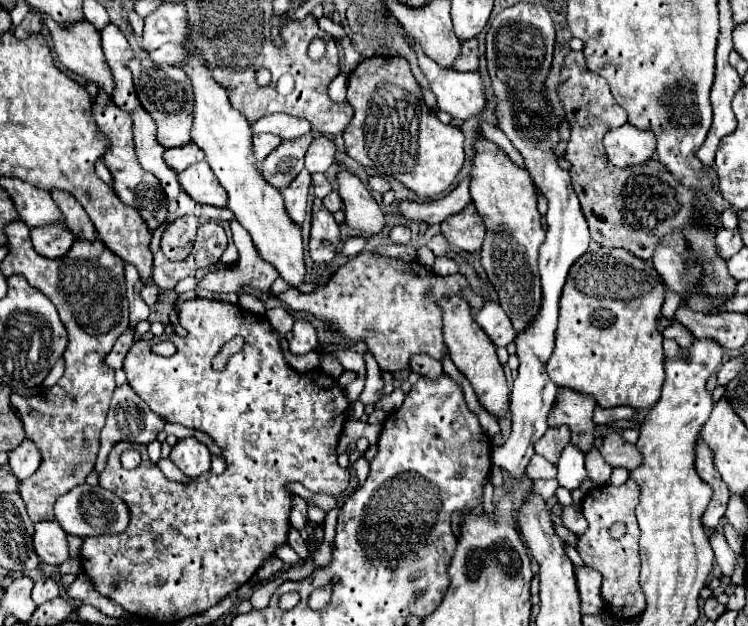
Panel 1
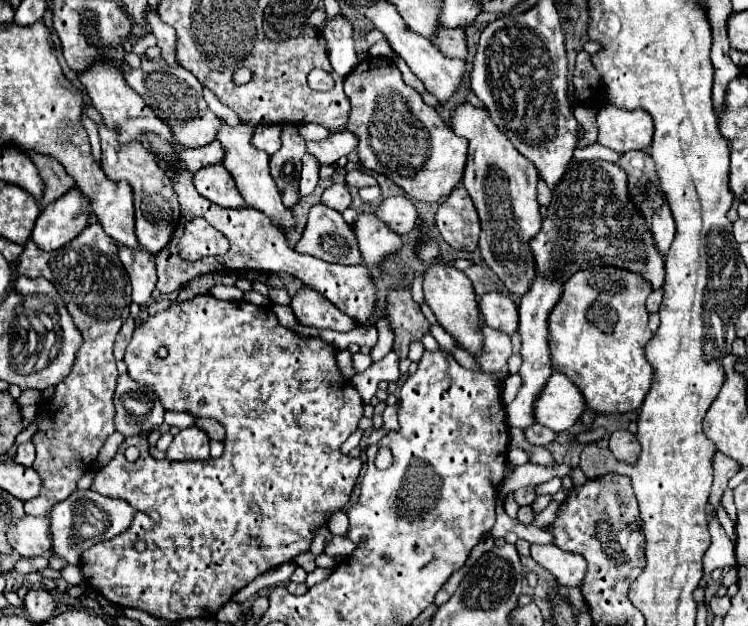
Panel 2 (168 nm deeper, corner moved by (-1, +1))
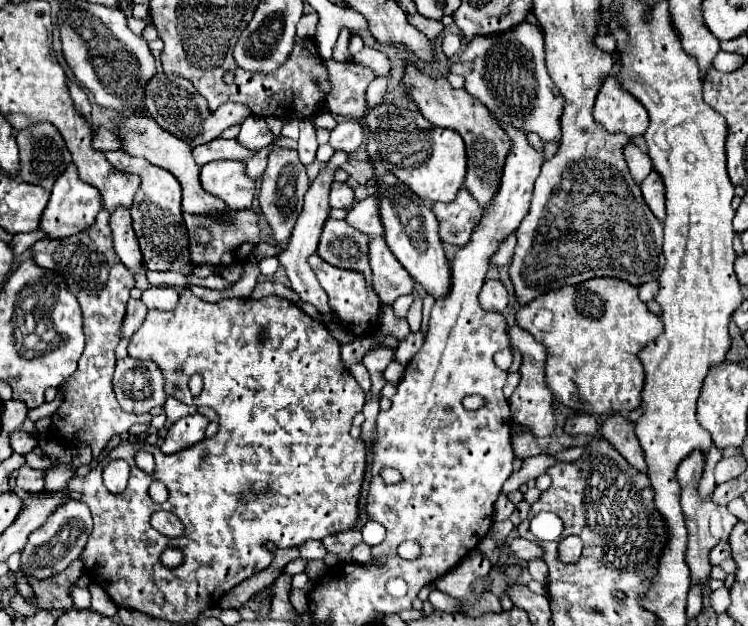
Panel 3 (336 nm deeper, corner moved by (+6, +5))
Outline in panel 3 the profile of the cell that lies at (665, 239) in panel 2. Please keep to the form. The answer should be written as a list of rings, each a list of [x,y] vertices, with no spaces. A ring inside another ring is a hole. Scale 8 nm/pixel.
[[[651,170],[651,174],[643,180],[641,192],[643,192],[643,198],[645,198],[647,206],[651,208],[651,212],[659,220],[663,220],[665,218],[665,186],[663,186],[661,176],[655,170]]]

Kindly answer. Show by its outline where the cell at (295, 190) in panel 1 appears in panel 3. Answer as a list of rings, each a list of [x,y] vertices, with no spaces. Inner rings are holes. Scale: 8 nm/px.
[[[299,118],[299,158],[305,166],[309,166],[315,160],[315,150],[317,150],[317,136],[315,136],[315,124],[313,118]]]

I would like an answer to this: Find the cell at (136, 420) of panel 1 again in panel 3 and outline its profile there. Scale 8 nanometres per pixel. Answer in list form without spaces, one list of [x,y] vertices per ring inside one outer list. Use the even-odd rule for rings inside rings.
[[[131,356],[119,358],[117,368],[113,374],[113,390],[117,394],[117,400],[125,412],[135,412],[135,414],[145,414],[153,406],[163,406],[167,400],[167,394],[163,390],[165,378],[159,366],[153,360],[137,360]]]

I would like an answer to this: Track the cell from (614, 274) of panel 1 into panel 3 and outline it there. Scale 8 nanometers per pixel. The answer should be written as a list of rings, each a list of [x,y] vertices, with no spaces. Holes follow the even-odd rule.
[[[593,278],[579,286],[565,286],[563,290],[543,294],[531,306],[521,308],[515,314],[515,320],[521,328],[531,332],[539,344],[547,348],[545,382],[561,404],[577,412],[587,410],[591,414],[627,414],[641,406],[645,370],[637,354],[645,344],[653,342],[663,332],[663,322],[659,316],[647,310],[645,302],[639,300],[635,286],[629,286],[619,278]]]

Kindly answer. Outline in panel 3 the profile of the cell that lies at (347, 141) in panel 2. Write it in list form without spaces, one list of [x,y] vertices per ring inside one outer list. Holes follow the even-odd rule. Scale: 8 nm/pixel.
[[[347,120],[347,122],[341,122],[337,124],[333,130],[331,130],[331,140],[329,144],[335,148],[335,150],[345,150],[345,152],[355,152],[365,140],[365,130],[359,122],[355,120]]]

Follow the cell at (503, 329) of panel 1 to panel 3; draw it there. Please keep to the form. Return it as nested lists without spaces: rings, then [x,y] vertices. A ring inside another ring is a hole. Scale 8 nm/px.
[[[485,280],[481,292],[479,292],[481,308],[487,312],[505,312],[509,304],[509,296],[505,286],[499,280]]]

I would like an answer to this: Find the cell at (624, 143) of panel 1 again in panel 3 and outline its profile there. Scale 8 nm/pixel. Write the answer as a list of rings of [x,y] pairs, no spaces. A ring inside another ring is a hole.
[[[613,76],[603,82],[593,116],[605,126],[605,130],[623,132],[629,138],[645,134],[649,126],[649,116],[643,104],[625,88],[621,88]]]

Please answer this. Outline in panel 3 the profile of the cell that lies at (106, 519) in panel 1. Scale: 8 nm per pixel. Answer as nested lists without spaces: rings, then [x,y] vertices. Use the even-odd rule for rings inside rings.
[[[69,500],[69,506],[65,506],[65,510],[57,510],[57,514],[53,514],[53,518],[45,522],[45,526],[41,526],[29,536],[25,548],[21,550],[19,574],[23,574],[25,578],[45,580],[45,578],[51,578],[53,574],[63,572],[73,560],[81,556],[91,530],[93,530],[93,520],[91,520],[89,508],[83,502]]]

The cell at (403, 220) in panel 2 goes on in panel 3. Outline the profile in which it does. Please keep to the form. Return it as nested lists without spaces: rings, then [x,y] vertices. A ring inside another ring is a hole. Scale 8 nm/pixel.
[[[369,196],[363,202],[357,202],[351,212],[347,212],[345,222],[349,226],[353,226],[355,230],[369,234],[371,238],[375,236],[383,236],[381,234],[381,218],[377,218],[377,200],[375,196]]]

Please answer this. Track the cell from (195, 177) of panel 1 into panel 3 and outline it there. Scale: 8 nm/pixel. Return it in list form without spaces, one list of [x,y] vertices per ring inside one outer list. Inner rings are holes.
[[[217,160],[201,166],[201,184],[231,210],[249,210],[255,198],[255,180],[247,176],[243,162]]]

